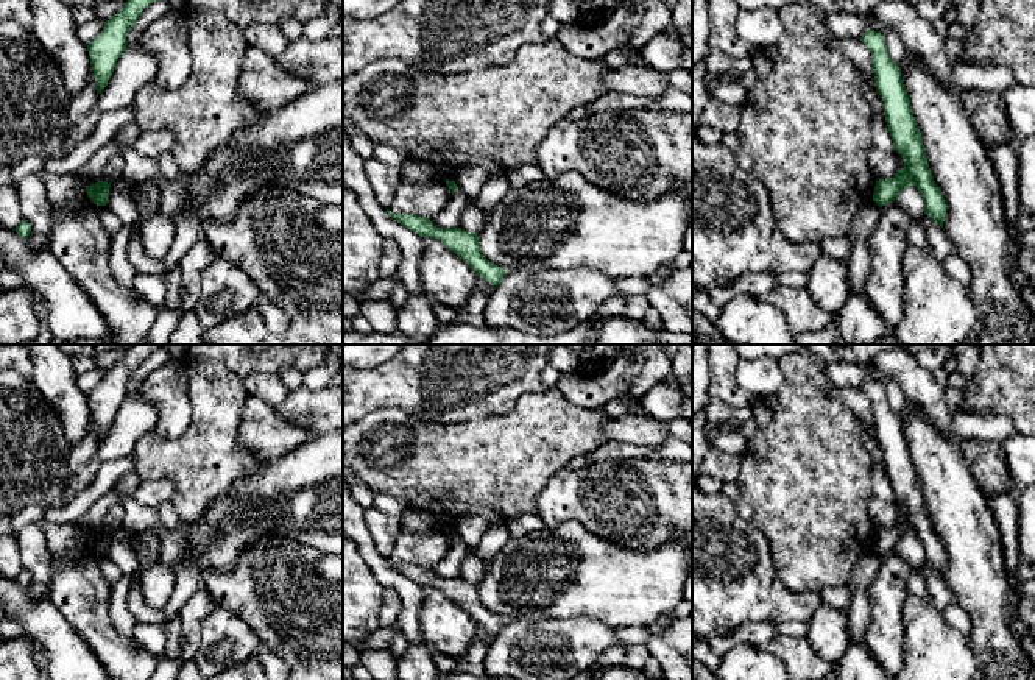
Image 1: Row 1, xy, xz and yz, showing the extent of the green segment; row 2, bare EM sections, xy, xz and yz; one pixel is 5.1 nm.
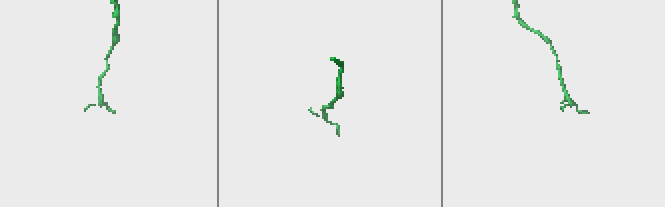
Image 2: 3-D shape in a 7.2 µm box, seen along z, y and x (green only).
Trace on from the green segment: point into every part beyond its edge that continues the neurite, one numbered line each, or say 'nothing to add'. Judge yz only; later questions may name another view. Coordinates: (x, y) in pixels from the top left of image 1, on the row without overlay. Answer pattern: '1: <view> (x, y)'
nothing to add

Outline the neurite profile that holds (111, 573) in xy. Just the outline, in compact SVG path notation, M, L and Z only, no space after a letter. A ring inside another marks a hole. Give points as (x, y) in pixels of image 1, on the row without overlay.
M97 555L98 569L101 571L104 580L114 586L122 579L120 568L106 555Z

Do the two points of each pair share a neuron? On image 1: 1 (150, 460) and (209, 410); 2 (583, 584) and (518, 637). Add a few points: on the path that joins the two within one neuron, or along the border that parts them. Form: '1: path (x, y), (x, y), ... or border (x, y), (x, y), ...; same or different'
1: path (169, 459), (176, 459), (206, 429); same
2: border (580, 616), (538, 616), (530, 621), (507, 623); different

